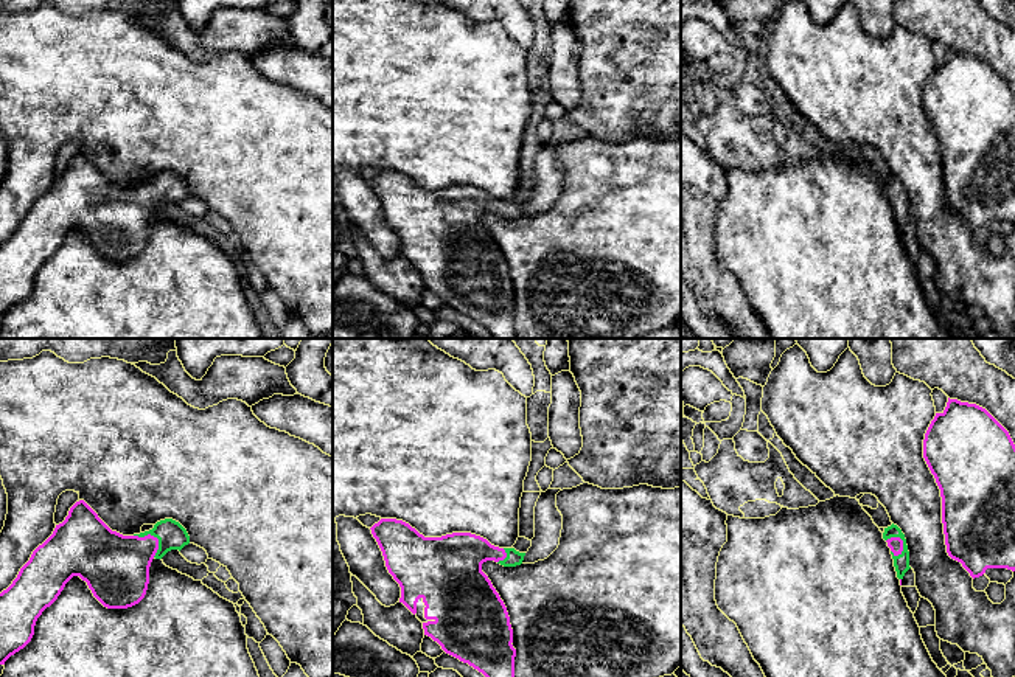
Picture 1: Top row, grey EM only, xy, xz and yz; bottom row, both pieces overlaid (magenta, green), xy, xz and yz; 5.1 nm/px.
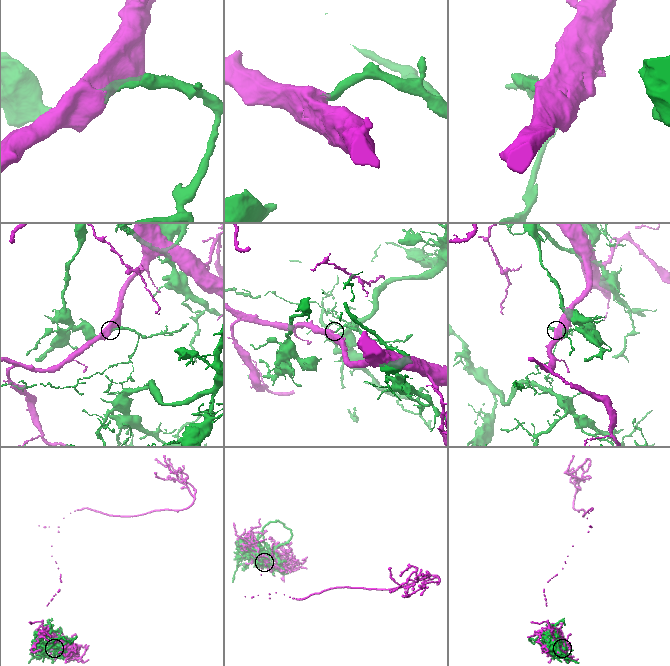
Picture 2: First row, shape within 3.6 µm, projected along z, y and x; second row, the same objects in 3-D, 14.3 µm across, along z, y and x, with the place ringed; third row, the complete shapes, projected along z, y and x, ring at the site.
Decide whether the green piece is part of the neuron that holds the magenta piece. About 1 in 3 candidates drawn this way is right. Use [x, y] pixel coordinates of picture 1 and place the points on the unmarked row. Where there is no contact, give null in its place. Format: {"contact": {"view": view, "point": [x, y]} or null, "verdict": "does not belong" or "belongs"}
{"contact": {"view": "xy", "point": [153, 188]}, "verdict": "does not belong"}

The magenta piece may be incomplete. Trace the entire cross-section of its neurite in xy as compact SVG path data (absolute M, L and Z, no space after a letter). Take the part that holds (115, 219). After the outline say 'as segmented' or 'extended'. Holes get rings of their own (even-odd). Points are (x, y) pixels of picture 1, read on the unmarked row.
M84 152L76 154L65 172L33 203L12 236L0 245L0 317L31 293L37 270L73 228L85 233L93 248L107 261L138 256L146 247L149 219L157 202L157 189L112 183Z; as segmented

